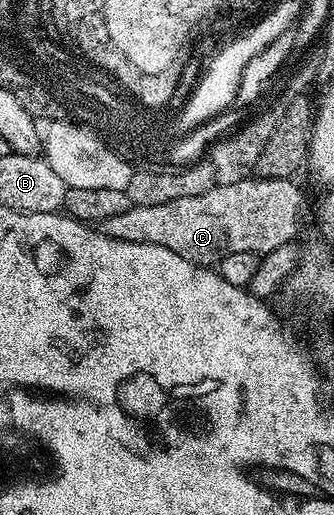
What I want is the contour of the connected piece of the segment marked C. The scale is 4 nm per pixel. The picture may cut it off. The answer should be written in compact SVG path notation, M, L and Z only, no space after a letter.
M258 176L249 180L216 185L208 194L196 194L196 198L176 198L176 202L164 202L160 206L133 205L124 214L102 221L100 230L105 236L111 236L124 242L148 242L152 246L164 246L180 254L196 266L214 266L228 254L243 250L252 250L259 258L278 246L293 241L302 228L302 207L306 200L293 179L264 178Z

